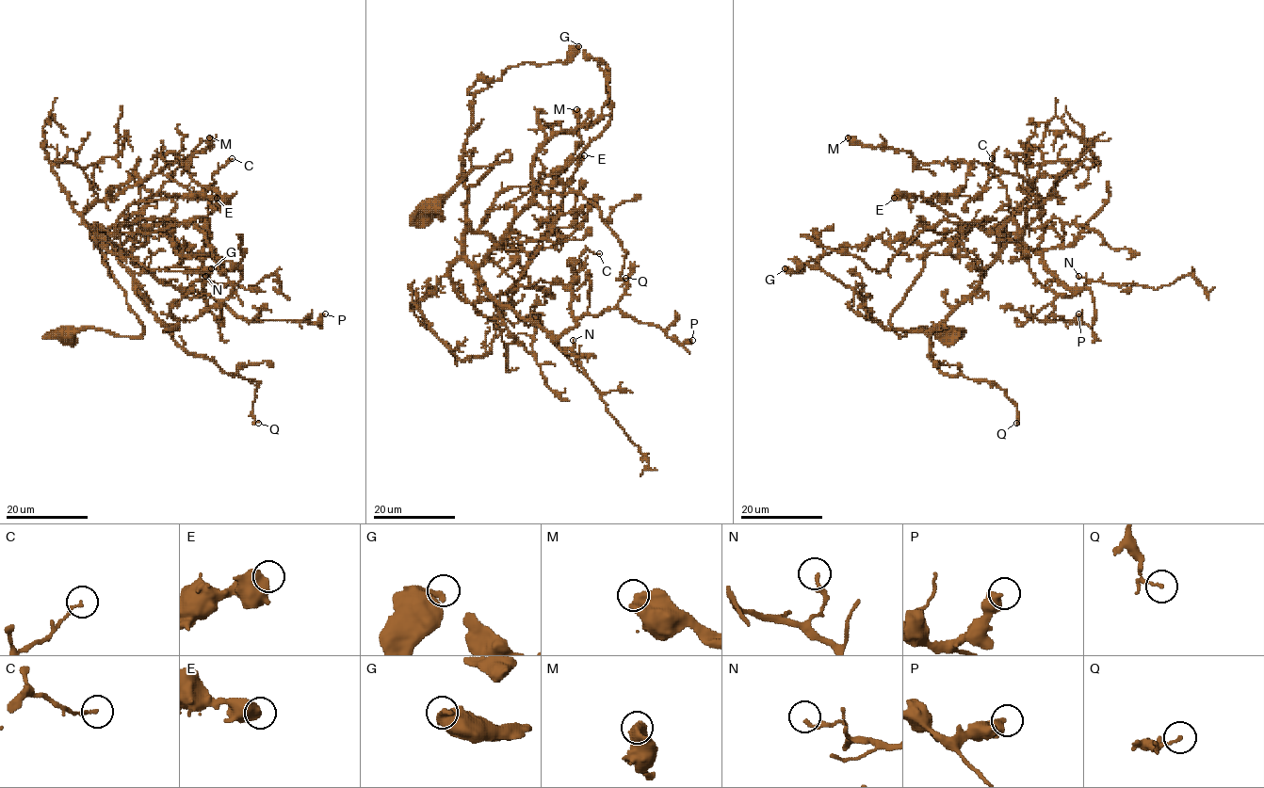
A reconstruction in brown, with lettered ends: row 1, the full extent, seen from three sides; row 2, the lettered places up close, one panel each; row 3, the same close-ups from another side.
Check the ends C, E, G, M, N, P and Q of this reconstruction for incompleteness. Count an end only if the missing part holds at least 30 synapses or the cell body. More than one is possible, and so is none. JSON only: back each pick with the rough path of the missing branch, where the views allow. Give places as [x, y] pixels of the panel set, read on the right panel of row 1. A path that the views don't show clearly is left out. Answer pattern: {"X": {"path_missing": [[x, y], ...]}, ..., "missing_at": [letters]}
{"missing_at": []}

